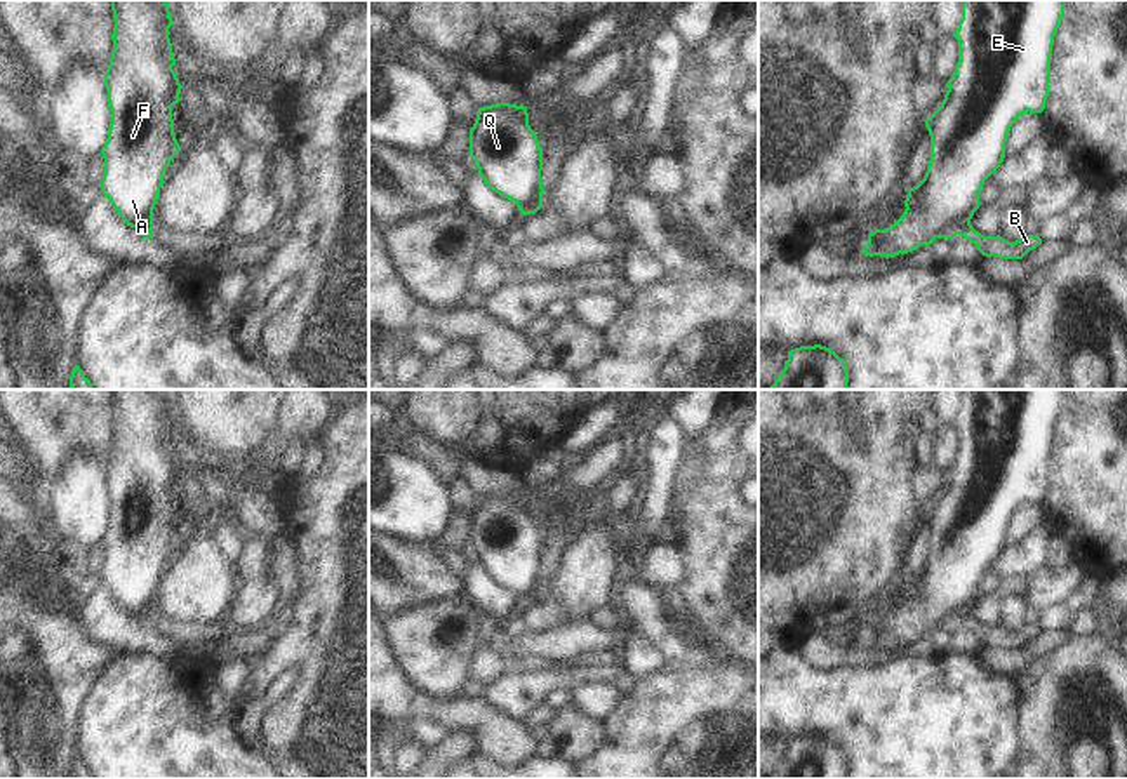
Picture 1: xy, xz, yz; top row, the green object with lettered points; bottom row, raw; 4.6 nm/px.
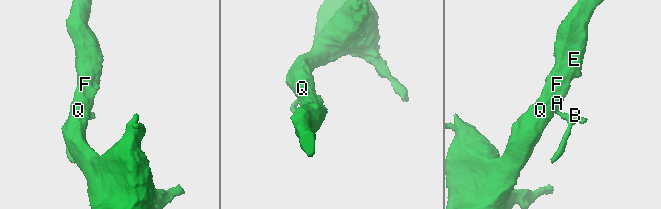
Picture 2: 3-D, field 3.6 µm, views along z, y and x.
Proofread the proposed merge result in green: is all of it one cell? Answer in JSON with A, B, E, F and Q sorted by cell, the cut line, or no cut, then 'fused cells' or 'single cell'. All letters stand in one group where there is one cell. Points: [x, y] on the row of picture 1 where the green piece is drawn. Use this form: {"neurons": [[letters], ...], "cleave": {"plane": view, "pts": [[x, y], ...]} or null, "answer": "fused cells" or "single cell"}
{"neurons": [["A", "E", "F", "Q"], ["B"]], "cleave": {"plane": "yz", "pts": [[969, 223], [957, 233]]}, "answer": "fused cells"}

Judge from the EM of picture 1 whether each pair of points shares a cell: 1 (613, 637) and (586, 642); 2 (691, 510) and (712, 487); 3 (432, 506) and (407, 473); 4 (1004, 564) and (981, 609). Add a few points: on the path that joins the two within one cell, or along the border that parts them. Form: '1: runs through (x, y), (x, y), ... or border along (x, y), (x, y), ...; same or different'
1: runs through (606, 639), (593, 639); same
2: runs through (696, 505), (708, 492); same
3: runs through (423, 498), (407, 482); same
4: border along (1025, 574), (1002, 578); different

